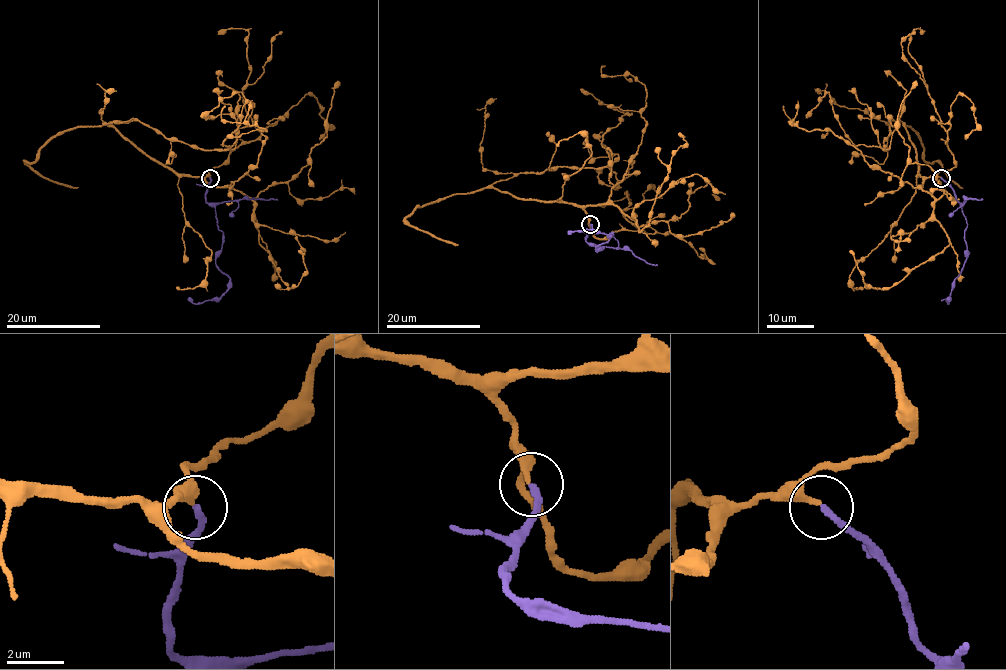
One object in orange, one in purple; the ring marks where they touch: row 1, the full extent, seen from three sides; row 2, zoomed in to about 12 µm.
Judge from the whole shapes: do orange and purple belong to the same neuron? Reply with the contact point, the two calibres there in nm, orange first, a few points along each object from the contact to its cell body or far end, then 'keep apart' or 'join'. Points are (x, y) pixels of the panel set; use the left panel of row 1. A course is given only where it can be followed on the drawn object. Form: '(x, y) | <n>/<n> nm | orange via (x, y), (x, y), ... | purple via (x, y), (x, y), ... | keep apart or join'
(210, 178) | 190/240 nm | orange via (209, 177), (175, 174), (111, 123), (143, 122), (168, 138), (226, 149), (244, 96), (235, 92), (201, 117) | purple via (210, 177), (205, 201), (223, 233), (216, 266), (229, 287), (219, 297), (194, 303), (188, 297) | join

